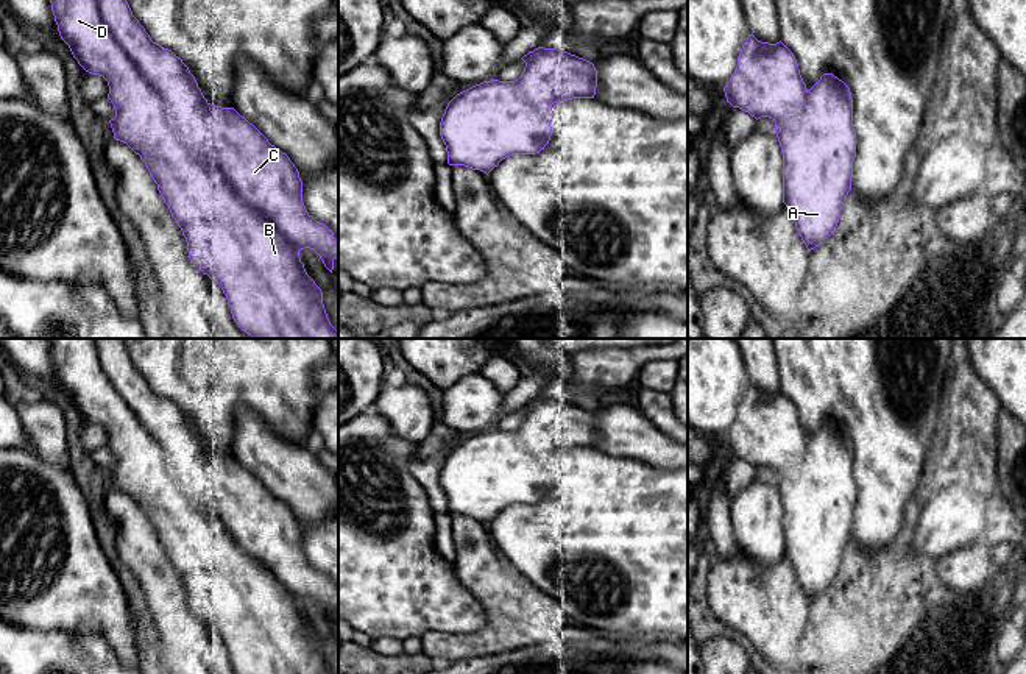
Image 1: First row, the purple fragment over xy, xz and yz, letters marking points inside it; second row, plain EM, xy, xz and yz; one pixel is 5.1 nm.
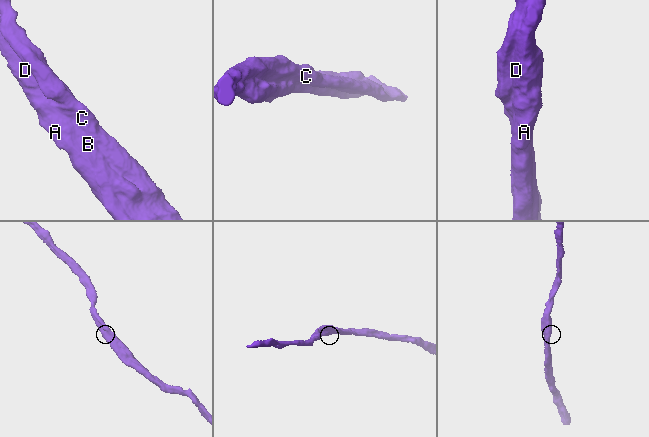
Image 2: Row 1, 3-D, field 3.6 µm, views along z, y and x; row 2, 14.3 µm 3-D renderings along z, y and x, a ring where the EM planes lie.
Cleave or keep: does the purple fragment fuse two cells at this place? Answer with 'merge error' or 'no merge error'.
no merge error

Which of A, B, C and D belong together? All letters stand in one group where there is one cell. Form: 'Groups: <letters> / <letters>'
Groups: A B C D

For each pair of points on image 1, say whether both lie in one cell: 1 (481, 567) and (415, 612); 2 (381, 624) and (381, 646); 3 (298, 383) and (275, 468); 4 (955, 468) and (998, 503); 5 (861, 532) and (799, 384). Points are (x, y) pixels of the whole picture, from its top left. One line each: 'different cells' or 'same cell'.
1: different cells
2: different cells
3: different cells
4: different cells
5: same cell

